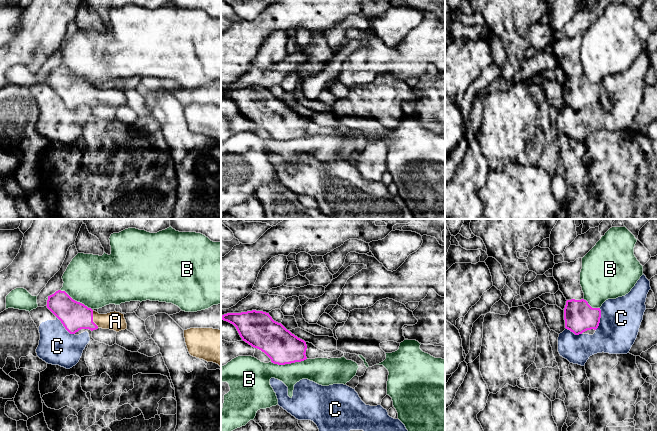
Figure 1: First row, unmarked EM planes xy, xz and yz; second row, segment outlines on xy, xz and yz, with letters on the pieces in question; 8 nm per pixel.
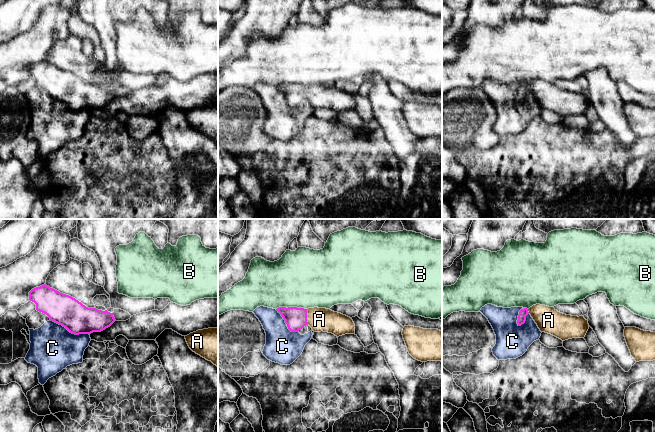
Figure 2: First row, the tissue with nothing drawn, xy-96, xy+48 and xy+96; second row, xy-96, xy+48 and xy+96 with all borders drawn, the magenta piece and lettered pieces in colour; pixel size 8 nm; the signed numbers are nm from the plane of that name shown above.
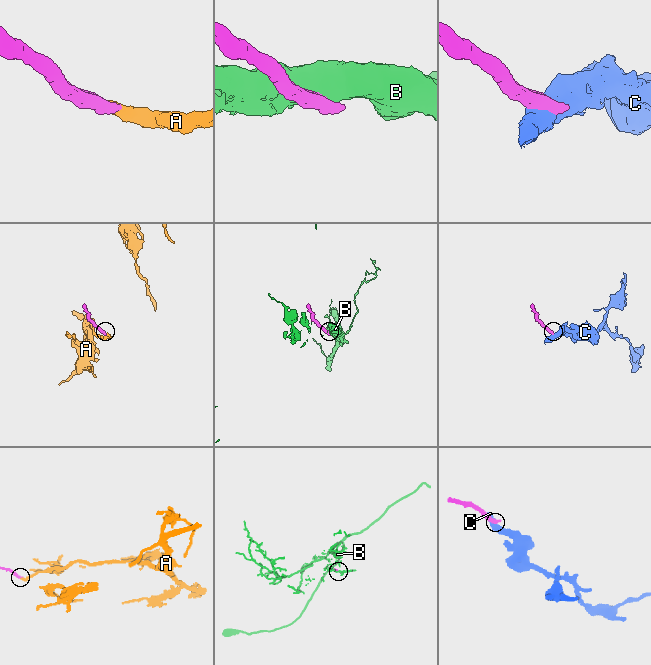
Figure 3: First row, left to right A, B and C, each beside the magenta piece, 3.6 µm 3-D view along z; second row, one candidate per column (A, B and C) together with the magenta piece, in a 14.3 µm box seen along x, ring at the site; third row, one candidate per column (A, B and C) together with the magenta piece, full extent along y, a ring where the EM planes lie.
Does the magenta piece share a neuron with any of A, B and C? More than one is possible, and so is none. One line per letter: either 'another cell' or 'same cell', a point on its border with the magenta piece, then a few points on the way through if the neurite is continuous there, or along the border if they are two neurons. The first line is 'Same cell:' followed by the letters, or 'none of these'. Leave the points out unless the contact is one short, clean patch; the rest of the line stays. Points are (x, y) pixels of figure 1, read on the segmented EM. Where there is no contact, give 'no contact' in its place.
Same cell: A
A: same cell; meets magenta in xy at (92, 319); runs through xy (74, 316), (92, 319), (115, 321)
B: another cell; meets magenta in xz at (288, 363); border along xz (306, 358), (284, 364), (274, 364), (271, 362)
C: another cell; meets magenta in xy at (64, 326)

